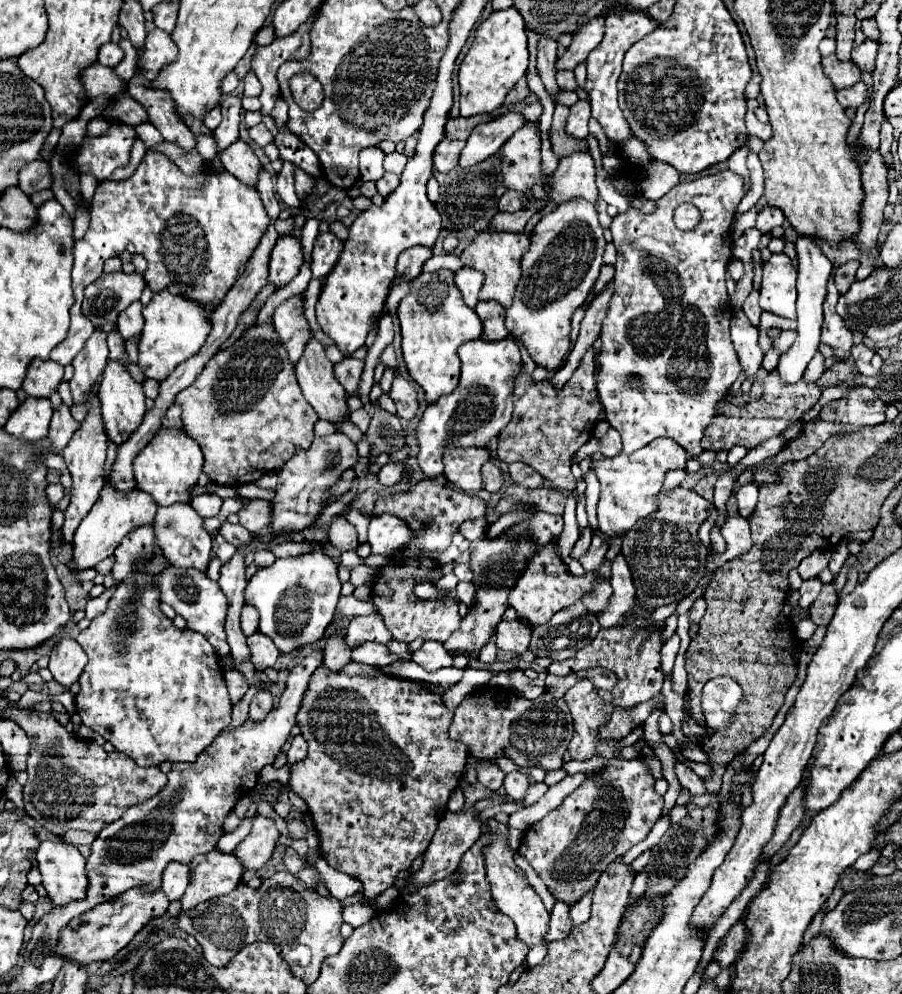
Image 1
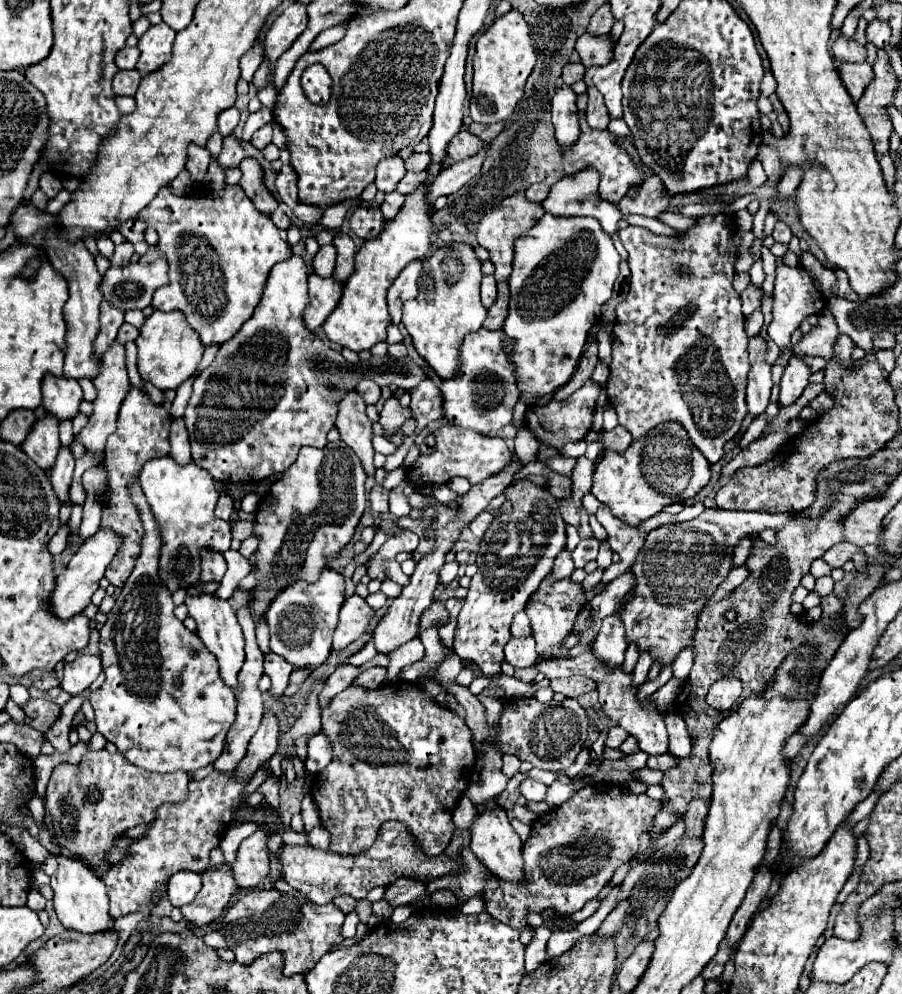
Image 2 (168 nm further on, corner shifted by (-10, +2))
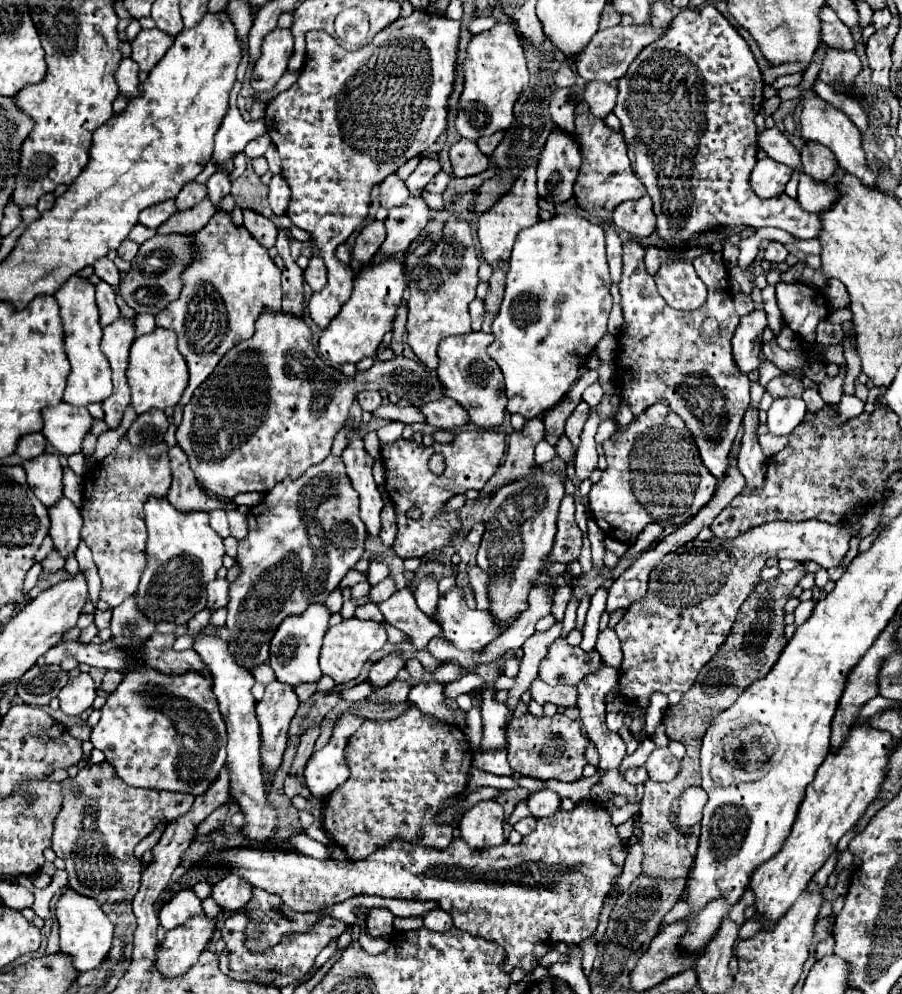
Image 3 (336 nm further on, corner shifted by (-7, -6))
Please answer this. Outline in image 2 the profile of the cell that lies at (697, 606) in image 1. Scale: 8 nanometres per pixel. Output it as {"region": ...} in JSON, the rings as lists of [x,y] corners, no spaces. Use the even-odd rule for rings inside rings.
{"region":[[[685,648],[685,650],[677,656],[677,660],[675,660],[675,664],[673,664],[673,676],[679,678],[679,680],[685,680],[685,678],[689,676],[691,666],[693,666],[693,650],[691,650],[691,648]]]}

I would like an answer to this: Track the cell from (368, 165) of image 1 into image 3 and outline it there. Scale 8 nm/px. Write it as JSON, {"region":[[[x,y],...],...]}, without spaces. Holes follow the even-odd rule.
{"region":[[[390,174],[380,182],[380,204],[384,208],[394,208],[400,206],[406,198],[410,196],[404,180],[398,178],[398,174]]]}

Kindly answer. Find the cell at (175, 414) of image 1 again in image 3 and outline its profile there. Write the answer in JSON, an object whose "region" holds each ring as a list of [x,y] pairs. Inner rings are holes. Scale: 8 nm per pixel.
{"region":[[[176,444],[168,450],[170,456],[170,464],[172,464],[172,486],[168,490],[168,500],[172,504],[176,504],[178,510],[190,512],[190,510],[214,510],[214,508],[236,508],[234,502],[222,502],[218,498],[210,498],[196,482],[190,464],[188,464],[188,456],[186,452]]]}

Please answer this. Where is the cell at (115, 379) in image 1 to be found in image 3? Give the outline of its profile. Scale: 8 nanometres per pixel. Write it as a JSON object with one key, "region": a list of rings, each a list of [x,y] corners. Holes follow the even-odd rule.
{"region":[[[126,434],[120,438],[116,450],[108,454],[102,464],[90,472],[90,476],[84,476],[84,502],[80,508],[84,520],[82,540],[90,546],[98,566],[102,580],[100,598],[112,608],[136,592],[136,584],[140,582],[146,564],[144,544],[148,532],[142,506],[148,496],[166,496],[170,482],[168,444],[162,442],[158,446],[144,448],[130,444]]]}

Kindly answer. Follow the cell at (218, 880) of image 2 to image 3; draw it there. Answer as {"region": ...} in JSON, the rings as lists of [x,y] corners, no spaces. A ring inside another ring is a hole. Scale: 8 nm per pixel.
{"region":[[[206,914],[192,916],[188,924],[166,932],[166,938],[158,948],[158,970],[168,978],[188,972],[188,968],[196,964],[200,952],[210,944],[214,932],[216,920]]]}

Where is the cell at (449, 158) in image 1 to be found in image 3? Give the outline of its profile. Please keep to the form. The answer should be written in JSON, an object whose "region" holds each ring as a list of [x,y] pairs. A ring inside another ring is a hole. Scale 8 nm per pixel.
{"region":[[[460,140],[450,148],[450,162],[454,176],[474,176],[488,168],[490,158],[478,150],[476,142]]]}

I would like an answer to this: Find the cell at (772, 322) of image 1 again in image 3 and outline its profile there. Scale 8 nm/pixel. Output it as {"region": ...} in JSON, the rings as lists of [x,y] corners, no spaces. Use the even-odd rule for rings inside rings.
{"region":[[[822,320],[816,328],[816,342],[818,344],[840,344],[844,338],[844,332],[842,332],[842,326],[840,324],[832,324],[828,320]]]}

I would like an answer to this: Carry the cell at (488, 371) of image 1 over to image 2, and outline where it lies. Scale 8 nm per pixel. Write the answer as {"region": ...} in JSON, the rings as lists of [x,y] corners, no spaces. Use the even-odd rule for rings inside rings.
{"region":[[[479,328],[471,332],[461,342],[459,370],[451,380],[441,384],[445,398],[445,418],[461,428],[471,428],[479,434],[493,434],[507,426],[513,416],[513,406],[519,400],[519,390],[515,388],[515,376],[511,372],[511,362],[501,348],[503,330]]]}

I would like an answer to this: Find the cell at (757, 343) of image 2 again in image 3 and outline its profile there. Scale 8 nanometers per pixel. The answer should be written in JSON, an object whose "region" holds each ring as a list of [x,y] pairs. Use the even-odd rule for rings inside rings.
{"region":[[[748,408],[748,412],[744,414],[742,420],[742,446],[740,446],[740,454],[738,454],[738,468],[746,478],[746,486],[750,490],[760,488],[764,482],[764,474],[766,474],[766,458],[762,454],[762,448],[758,444],[758,420],[760,408]]]}

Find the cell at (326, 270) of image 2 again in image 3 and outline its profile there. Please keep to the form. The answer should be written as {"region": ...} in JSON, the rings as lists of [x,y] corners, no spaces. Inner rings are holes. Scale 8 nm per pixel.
{"region":[[[320,256],[310,258],[310,264],[304,270],[304,280],[310,284],[310,288],[314,292],[324,288],[324,284],[326,284],[326,266],[324,266],[324,260],[320,260]]]}

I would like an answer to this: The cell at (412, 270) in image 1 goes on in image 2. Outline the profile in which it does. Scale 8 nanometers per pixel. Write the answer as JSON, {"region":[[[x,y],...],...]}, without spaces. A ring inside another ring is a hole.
{"region":[[[415,260],[411,262],[393,282],[393,286],[389,288],[389,314],[391,314],[391,322],[399,324],[401,322],[401,308],[405,300],[411,300],[417,296],[417,280],[419,280],[419,272],[423,270],[423,260]]]}

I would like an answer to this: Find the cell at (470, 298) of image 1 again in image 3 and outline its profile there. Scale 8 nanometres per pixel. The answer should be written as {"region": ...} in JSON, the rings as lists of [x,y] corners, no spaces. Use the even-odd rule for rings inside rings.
{"region":[[[476,298],[470,304],[470,318],[472,318],[472,330],[480,330],[484,320],[484,300]]]}

